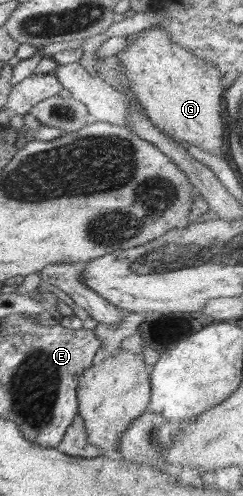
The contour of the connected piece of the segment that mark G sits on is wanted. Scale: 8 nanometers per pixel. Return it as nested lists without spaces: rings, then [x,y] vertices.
[[[146,28],[139,32],[133,41],[116,55],[128,77],[128,85],[144,108],[146,115],[161,131],[172,137],[187,141],[210,154],[225,157],[222,154],[223,133],[227,132],[223,111],[223,95],[226,90],[220,82],[220,73],[213,64],[193,55],[185,47],[171,41],[171,36],[163,28]]]

